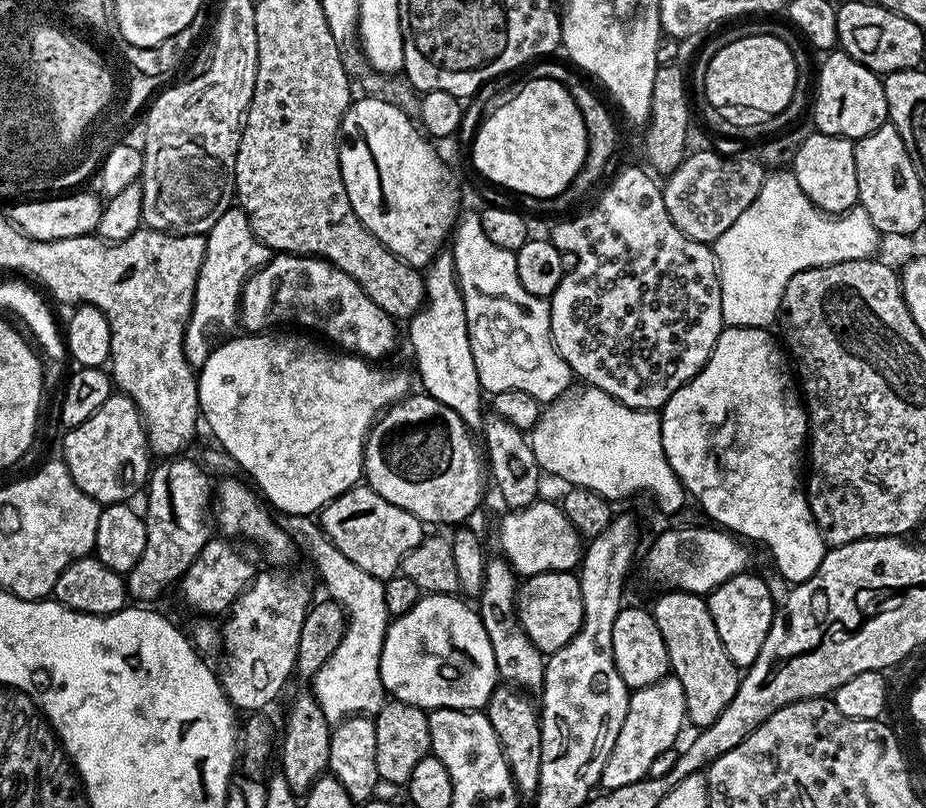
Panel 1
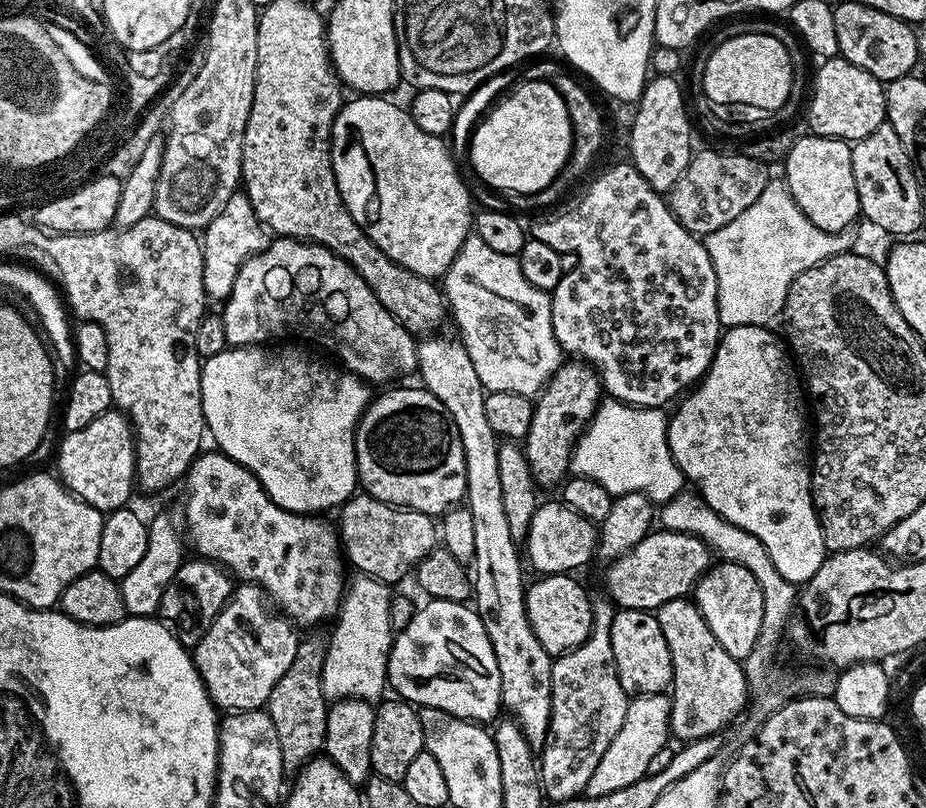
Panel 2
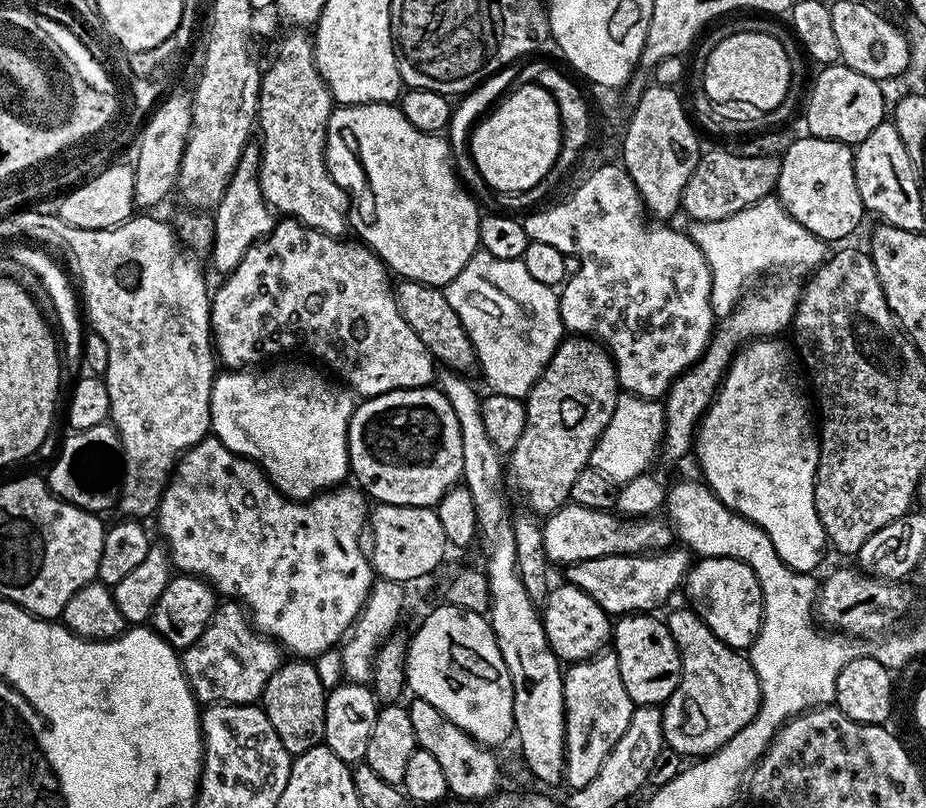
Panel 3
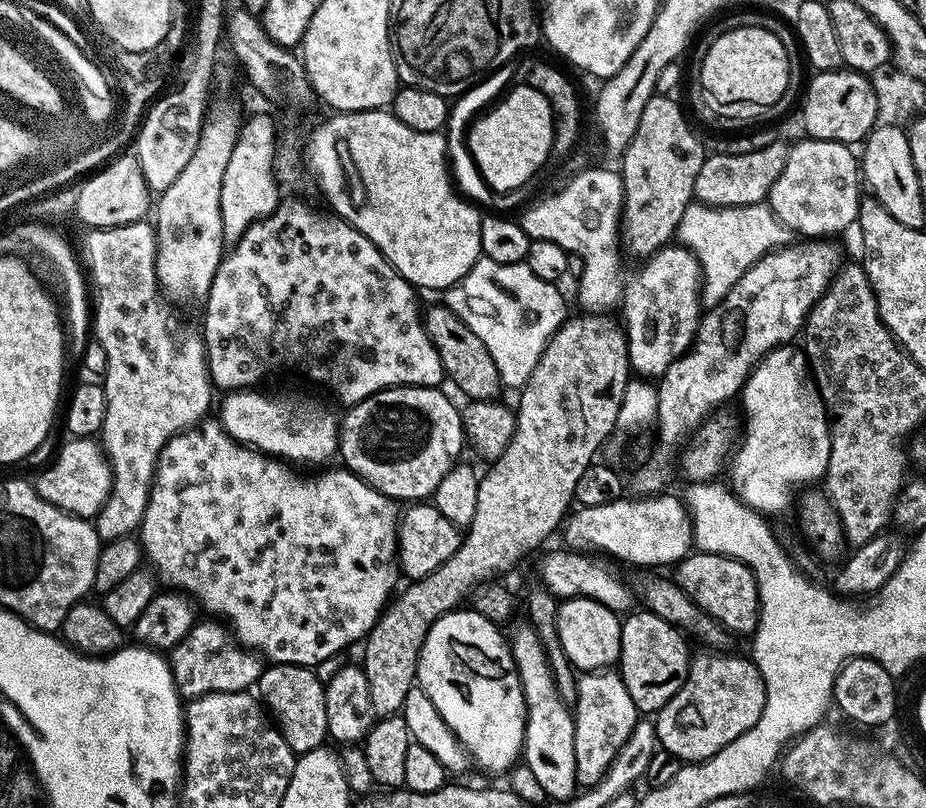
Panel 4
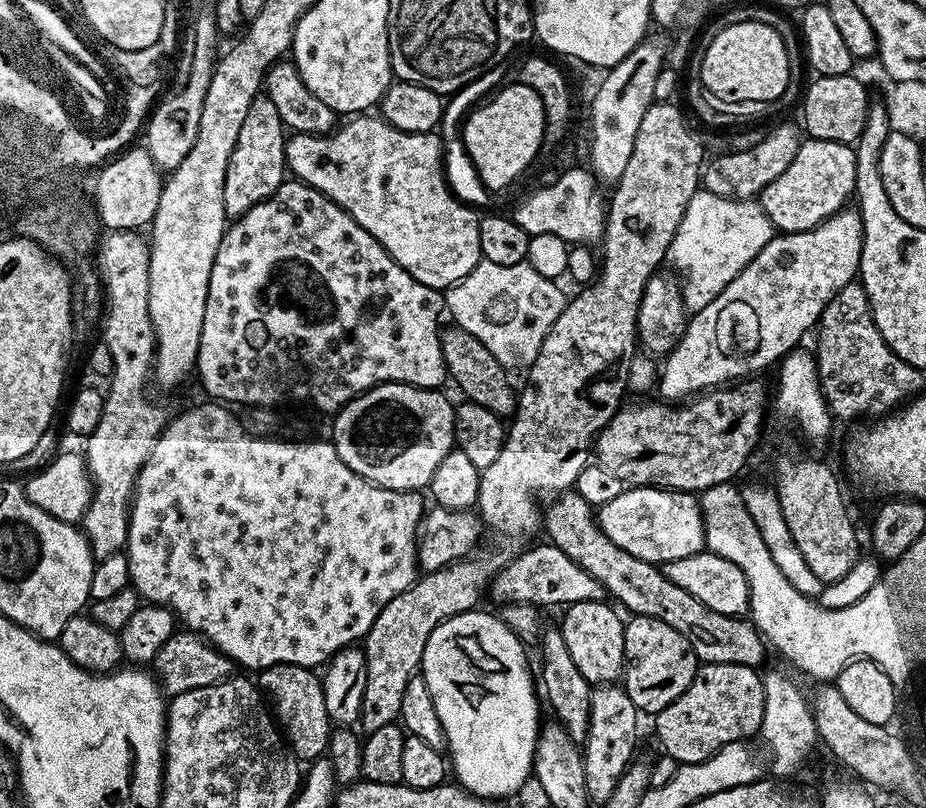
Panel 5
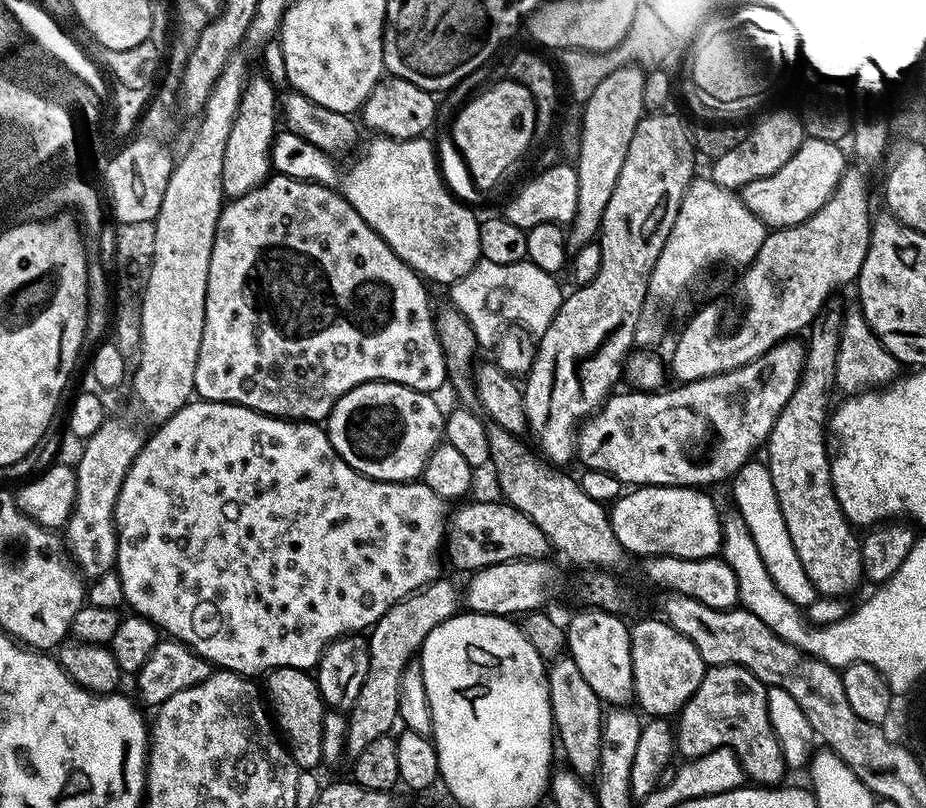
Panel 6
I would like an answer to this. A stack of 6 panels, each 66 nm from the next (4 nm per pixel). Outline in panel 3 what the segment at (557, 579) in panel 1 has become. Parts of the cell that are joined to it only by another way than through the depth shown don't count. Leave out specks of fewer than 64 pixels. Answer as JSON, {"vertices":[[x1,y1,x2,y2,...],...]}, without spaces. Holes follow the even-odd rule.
{"vertices":[[561,582,557,588,555,585,549,591,548,598,542,605,542,619,546,638,561,662,588,660,591,656,599,656,612,639,614,624,608,613,602,610,602,606,598,606,598,602,594,602,594,598,590,598,590,594,567,582]]}

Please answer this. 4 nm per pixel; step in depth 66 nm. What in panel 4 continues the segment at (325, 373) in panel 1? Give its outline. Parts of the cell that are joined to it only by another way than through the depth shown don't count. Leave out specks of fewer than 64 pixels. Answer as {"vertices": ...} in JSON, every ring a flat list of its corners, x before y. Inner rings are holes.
{"vertices":[[241,390,238,392,229,392,223,398,220,404,220,413,218,419,220,425,230,434,230,438,234,438,239,444,247,444,249,448,254,448,258,452,264,453,266,456,275,456,292,466,301,466,300,464,320,464,316,466,324,466,329,463,331,456,335,457,338,452,340,442,340,425,338,416,335,416,326,405,320,400,315,400,312,396,271,396,268,392,260,392,264,390]]}

